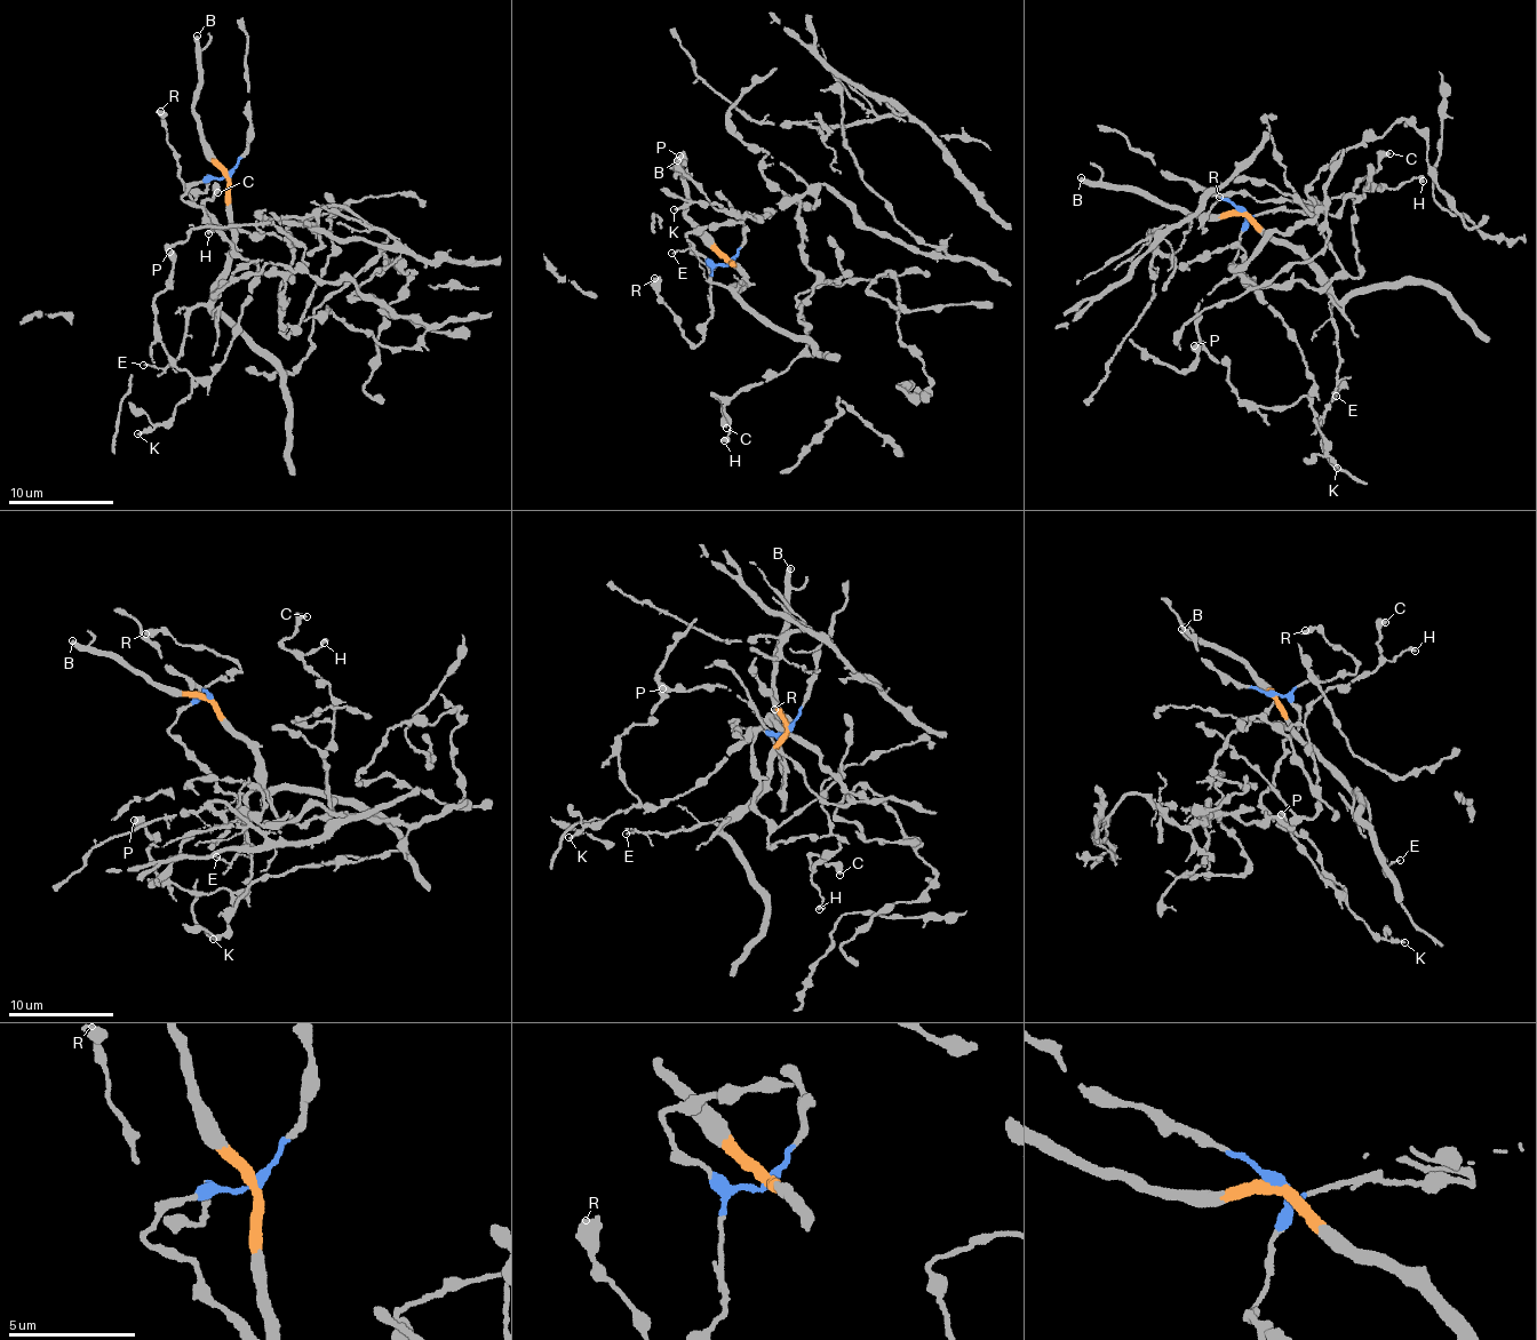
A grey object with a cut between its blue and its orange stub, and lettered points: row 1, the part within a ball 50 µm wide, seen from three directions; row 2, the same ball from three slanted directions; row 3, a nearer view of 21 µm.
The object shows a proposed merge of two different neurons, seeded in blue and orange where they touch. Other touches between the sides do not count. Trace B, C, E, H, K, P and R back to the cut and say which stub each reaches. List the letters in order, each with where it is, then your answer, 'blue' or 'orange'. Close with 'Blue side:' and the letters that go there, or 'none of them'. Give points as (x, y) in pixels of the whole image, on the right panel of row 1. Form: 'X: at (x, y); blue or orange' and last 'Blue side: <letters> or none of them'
B: at (1081, 177); orange
C: at (1390, 153); blue
E: at (1336, 396); orange
H: at (1423, 181); blue
K: at (1337, 468); blue
P: at (1194, 345); blue
R: at (1219, 197); blue
Blue side: C, H, K, P, R

